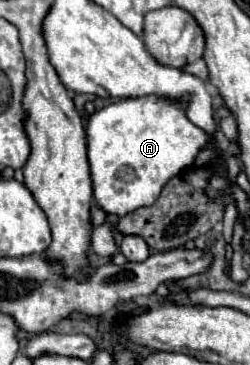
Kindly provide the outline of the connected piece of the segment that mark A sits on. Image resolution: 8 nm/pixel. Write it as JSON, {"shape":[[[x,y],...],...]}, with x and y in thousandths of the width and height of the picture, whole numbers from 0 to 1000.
{"shape":[[[756,258],[724,268],[660,268],[660,263],[564,263],[564,268],[500,268],[476,279],[452,279],[404,301],[388,301],[348,329],[348,411],[356,411],[356,455],[364,455],[364,488],[372,488],[372,532],[380,559],[404,564],[428,586],[500,592],[564,564],[604,564],[652,510],[724,466],[772,455],[788,422],[852,384],[844,367],[780,345],[748,323],[748,290],[756,290]]]}

